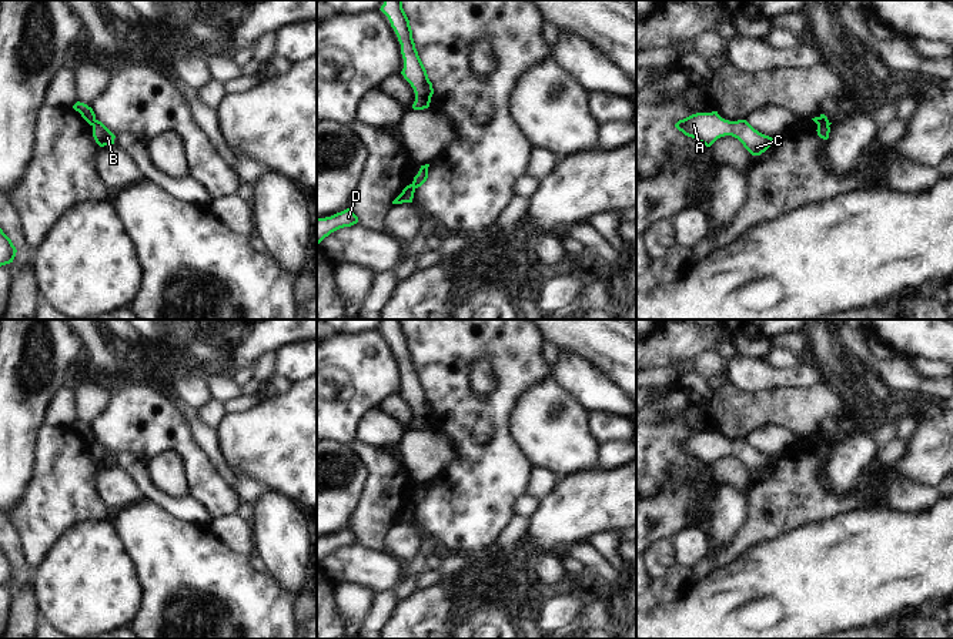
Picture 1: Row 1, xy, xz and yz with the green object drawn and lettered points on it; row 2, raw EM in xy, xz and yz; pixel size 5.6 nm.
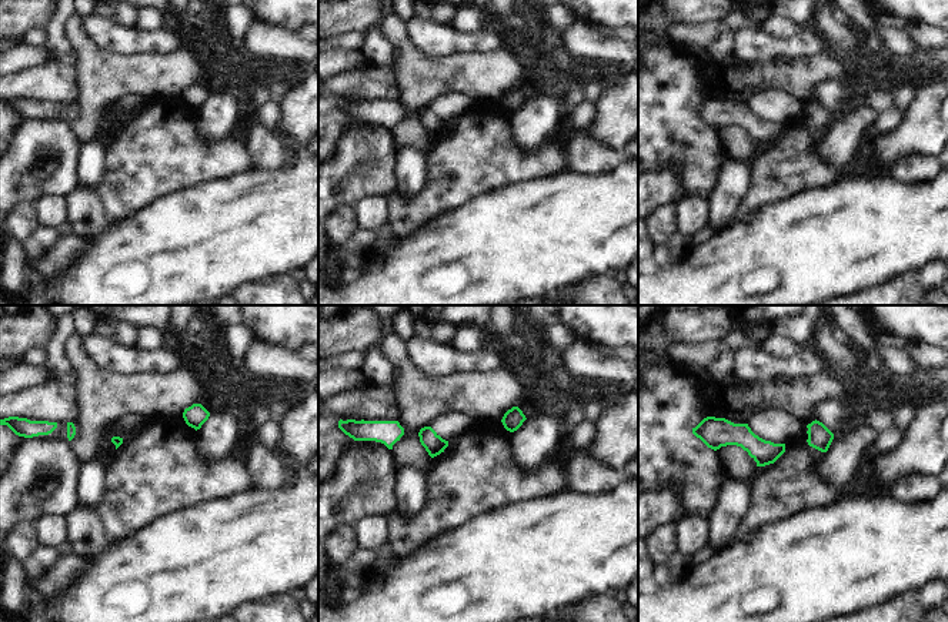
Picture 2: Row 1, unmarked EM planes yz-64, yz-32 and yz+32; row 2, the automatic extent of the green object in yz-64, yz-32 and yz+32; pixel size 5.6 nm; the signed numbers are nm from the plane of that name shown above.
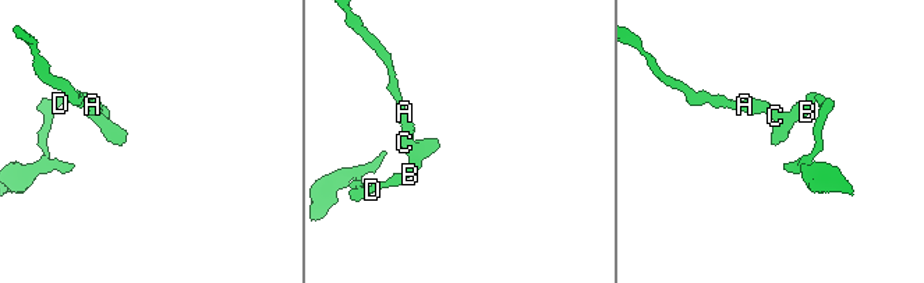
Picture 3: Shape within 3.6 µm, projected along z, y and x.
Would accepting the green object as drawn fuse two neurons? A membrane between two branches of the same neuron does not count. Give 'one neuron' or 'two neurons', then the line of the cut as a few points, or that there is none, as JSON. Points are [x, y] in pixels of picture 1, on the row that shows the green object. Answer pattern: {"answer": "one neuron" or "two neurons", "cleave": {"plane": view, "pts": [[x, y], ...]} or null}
{"answer": "two neurons", "cleave": {"plane": "xy", "pts": [[96, 120], [92, 124]]}}

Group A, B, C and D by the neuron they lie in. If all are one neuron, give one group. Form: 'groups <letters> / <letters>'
groups A B C / D

